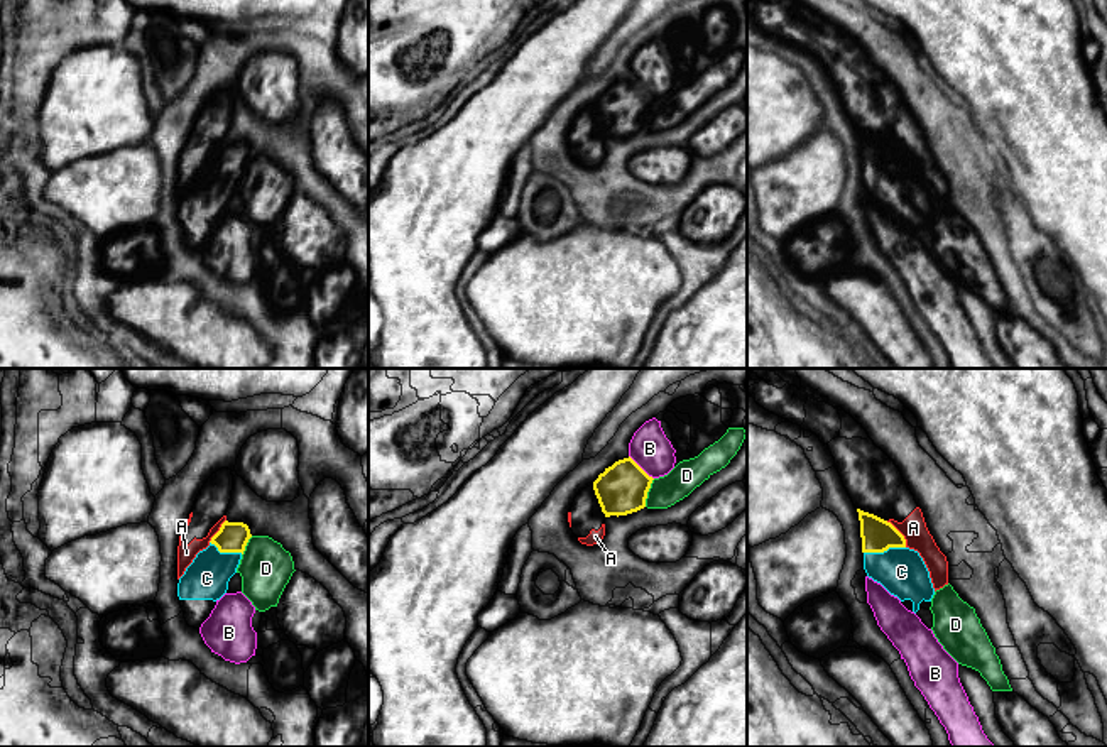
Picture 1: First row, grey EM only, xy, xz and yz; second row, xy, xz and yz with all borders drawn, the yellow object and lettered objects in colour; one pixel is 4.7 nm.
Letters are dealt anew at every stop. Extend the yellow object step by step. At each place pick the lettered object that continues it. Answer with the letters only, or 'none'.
C

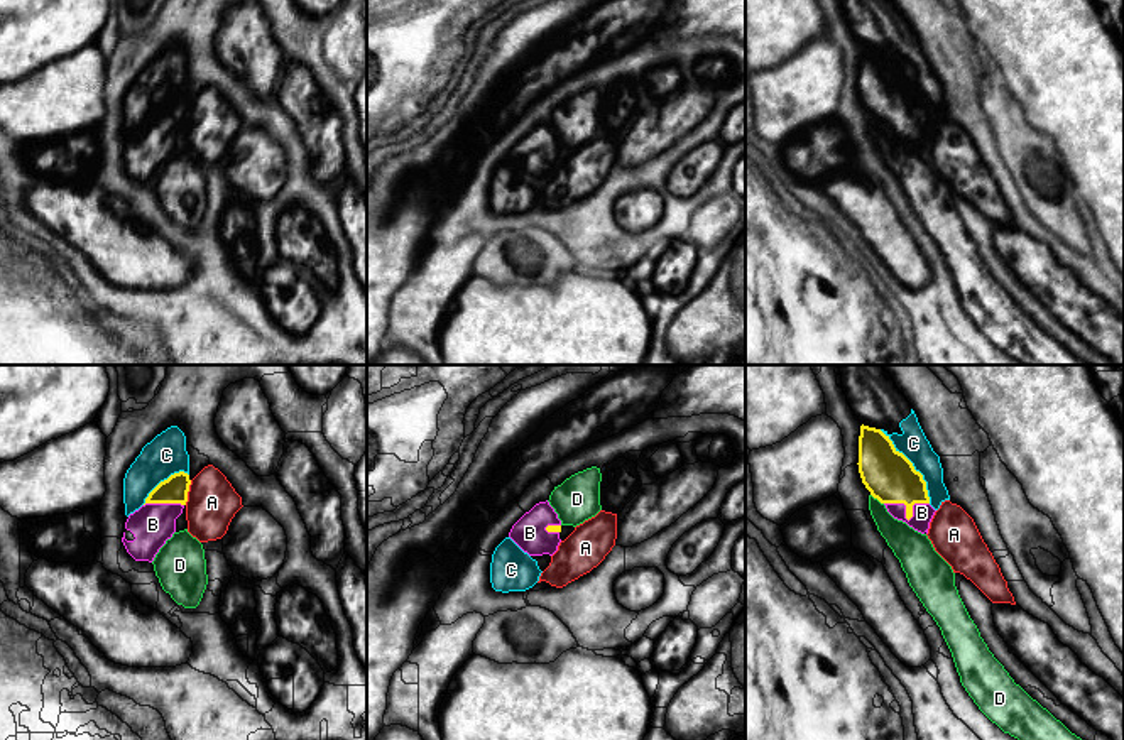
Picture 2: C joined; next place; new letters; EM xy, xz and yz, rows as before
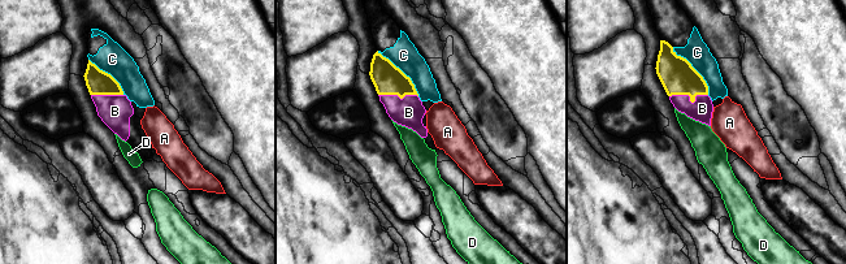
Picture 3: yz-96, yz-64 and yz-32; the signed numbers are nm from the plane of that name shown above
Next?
B

